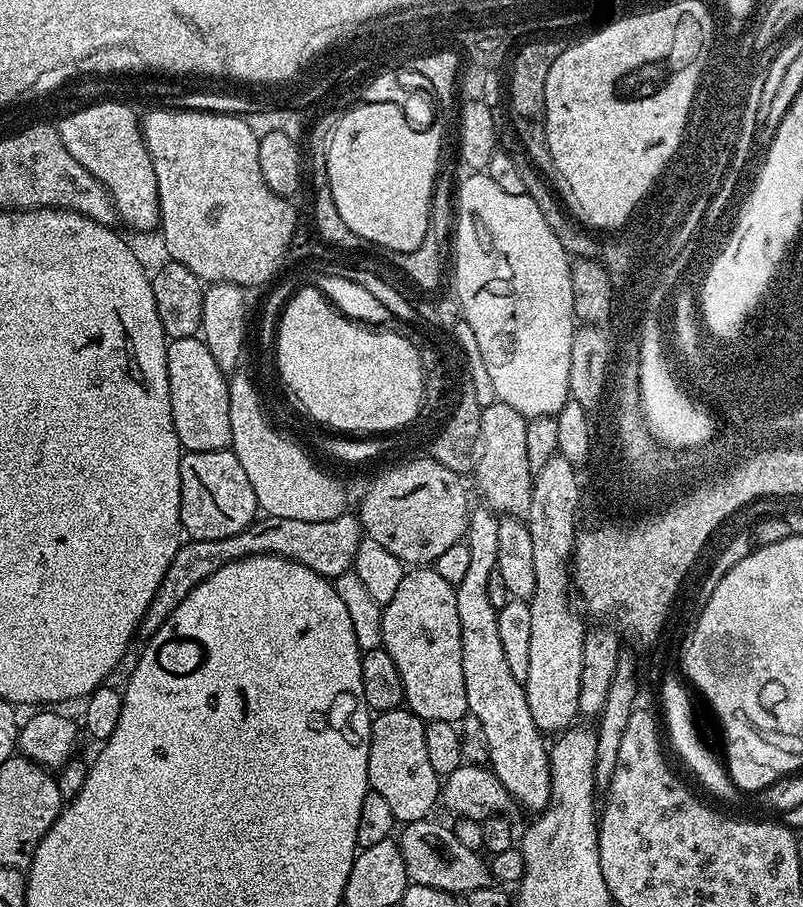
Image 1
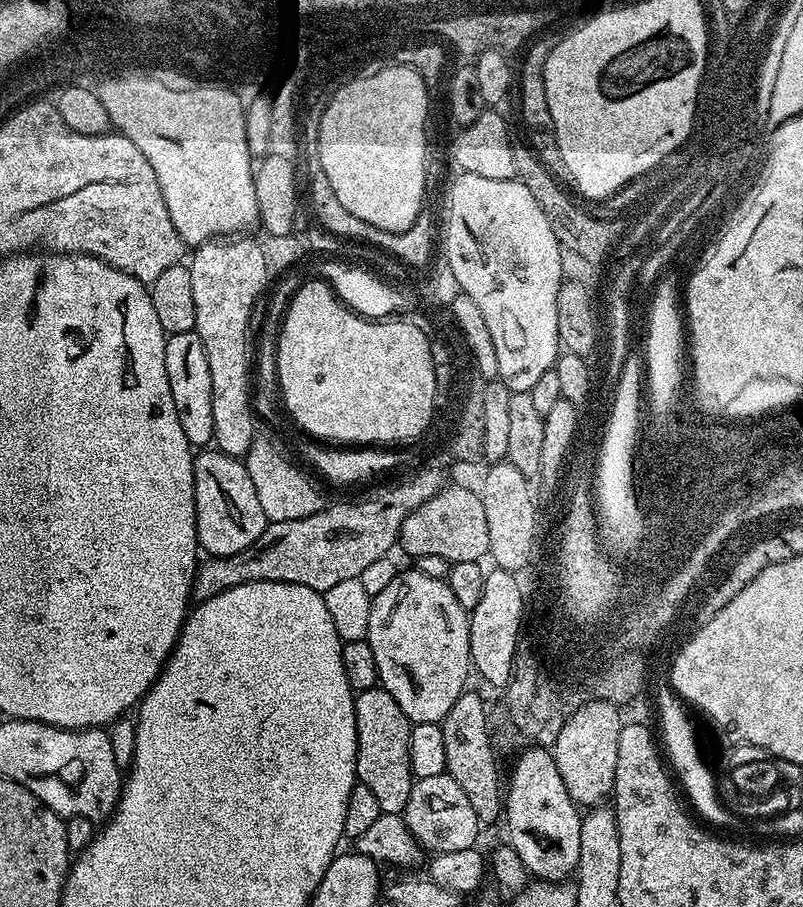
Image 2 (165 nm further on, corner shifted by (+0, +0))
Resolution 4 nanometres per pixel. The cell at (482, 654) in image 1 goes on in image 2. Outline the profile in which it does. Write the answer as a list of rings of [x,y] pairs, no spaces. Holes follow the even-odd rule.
[[[535,746],[524,750],[506,786],[504,823],[509,828],[508,842],[533,877],[547,883],[559,883],[578,867],[582,816],[569,796],[551,751]]]

